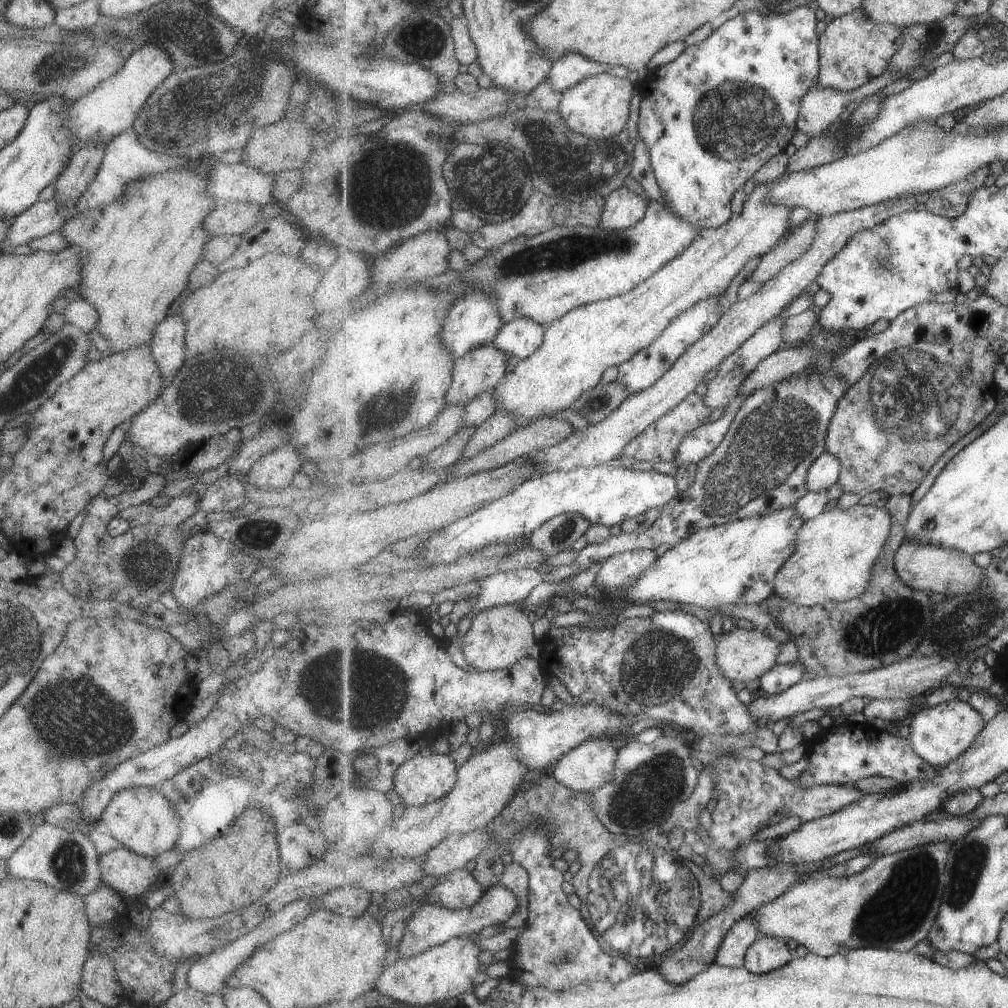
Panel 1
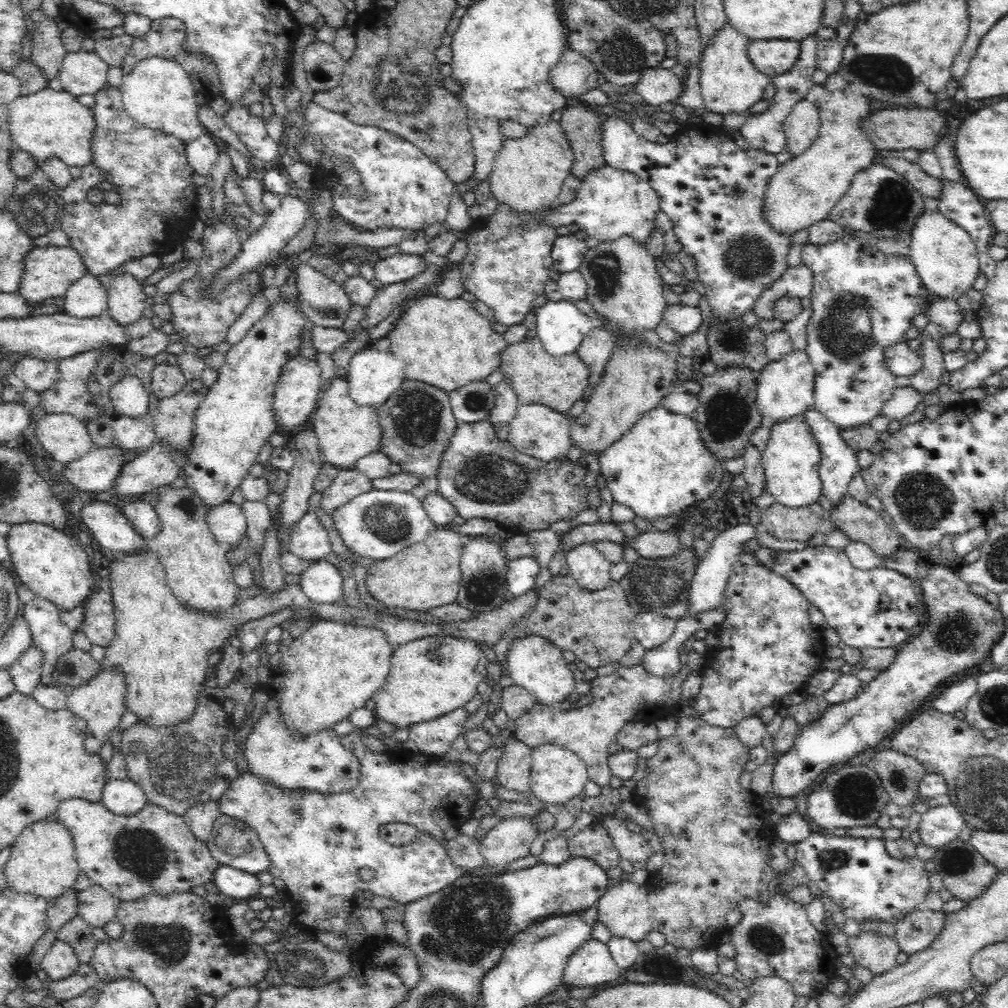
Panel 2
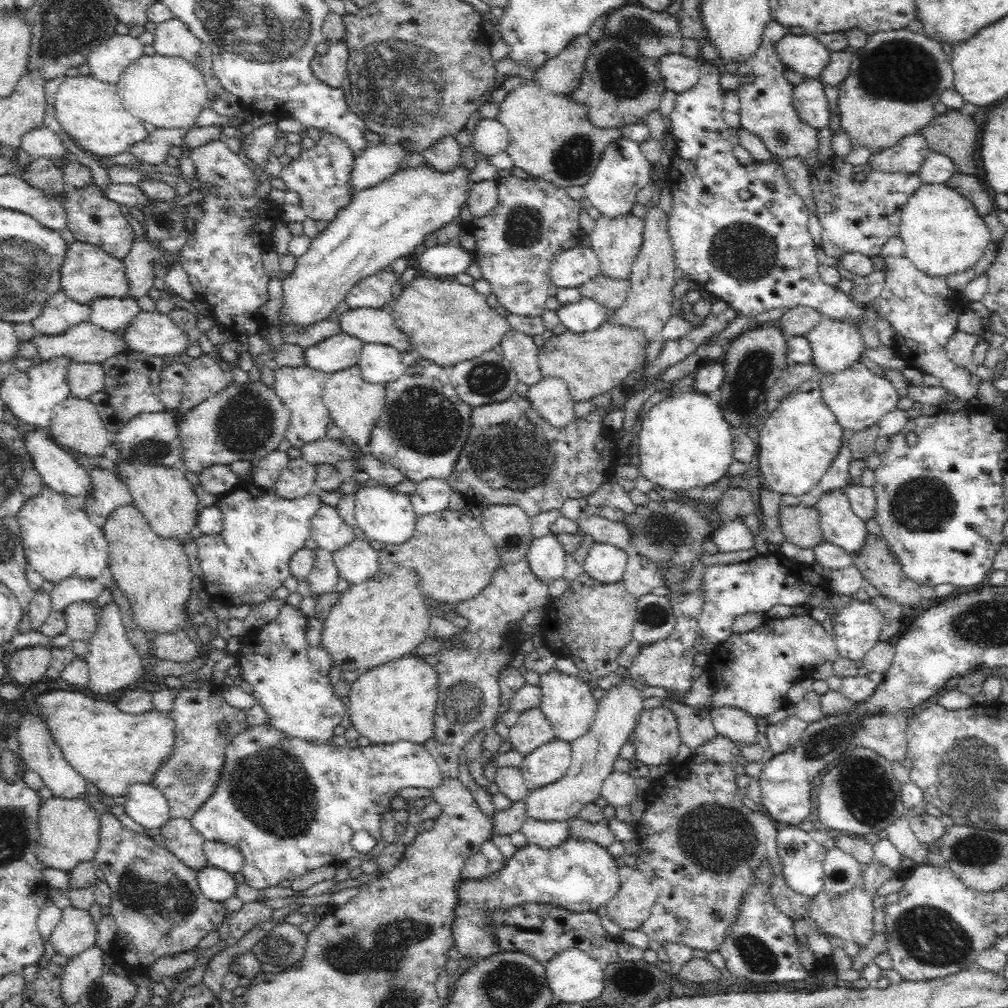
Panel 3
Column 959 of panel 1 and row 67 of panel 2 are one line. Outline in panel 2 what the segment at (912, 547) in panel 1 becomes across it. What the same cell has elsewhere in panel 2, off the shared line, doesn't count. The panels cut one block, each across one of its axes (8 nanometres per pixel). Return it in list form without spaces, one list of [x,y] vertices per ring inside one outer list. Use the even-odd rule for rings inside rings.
[[[567,48],[560,60],[548,70],[548,85],[552,92],[564,98],[578,98],[599,86],[598,74],[593,62],[580,52]]]

